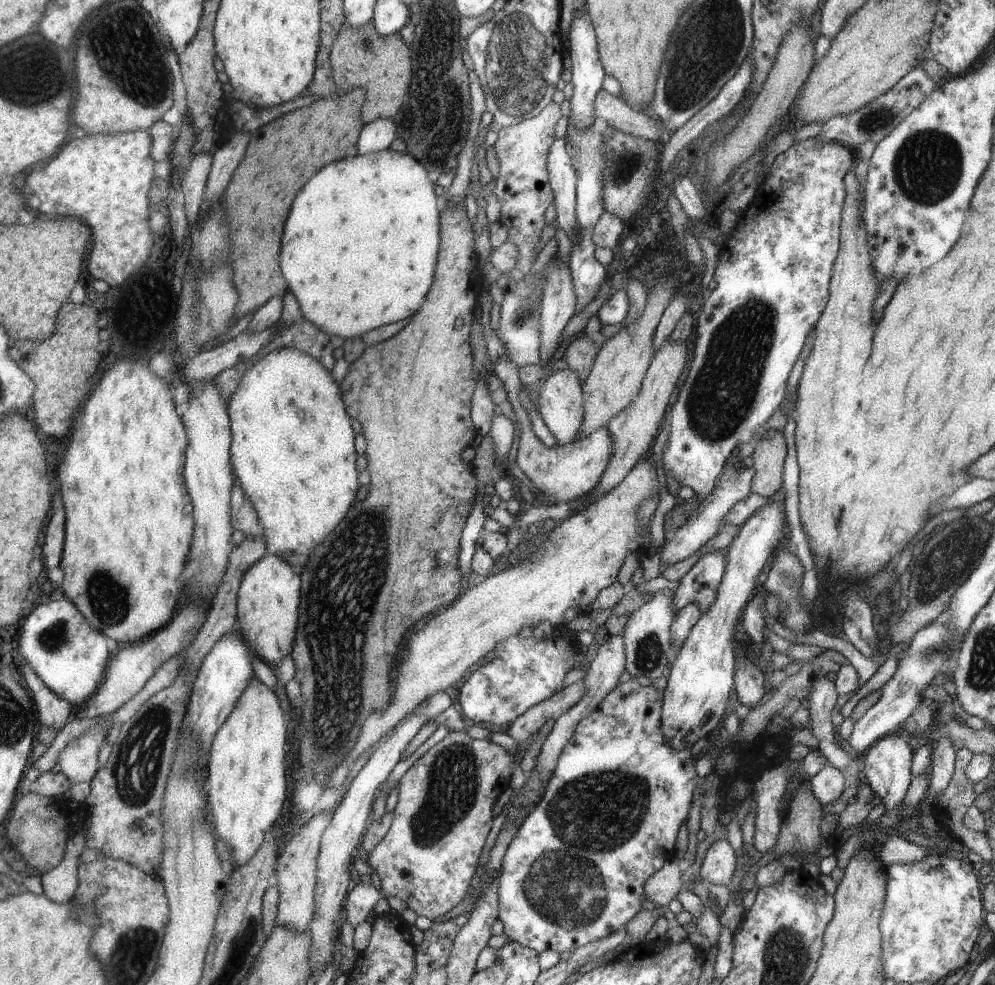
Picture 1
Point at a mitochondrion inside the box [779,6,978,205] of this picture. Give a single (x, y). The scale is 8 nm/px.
(875, 120)

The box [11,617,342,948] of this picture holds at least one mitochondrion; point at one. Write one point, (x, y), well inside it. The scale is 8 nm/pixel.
(138, 760)

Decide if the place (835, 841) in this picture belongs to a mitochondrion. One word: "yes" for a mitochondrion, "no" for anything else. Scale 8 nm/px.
no

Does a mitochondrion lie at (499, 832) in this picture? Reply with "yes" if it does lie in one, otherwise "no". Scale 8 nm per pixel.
no

